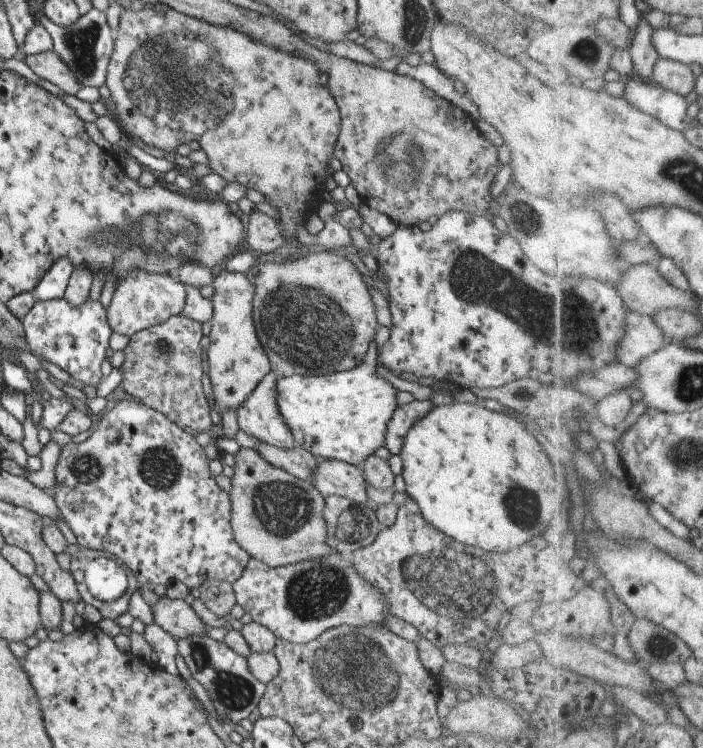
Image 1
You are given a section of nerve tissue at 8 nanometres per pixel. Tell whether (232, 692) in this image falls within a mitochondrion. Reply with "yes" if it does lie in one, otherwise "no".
yes

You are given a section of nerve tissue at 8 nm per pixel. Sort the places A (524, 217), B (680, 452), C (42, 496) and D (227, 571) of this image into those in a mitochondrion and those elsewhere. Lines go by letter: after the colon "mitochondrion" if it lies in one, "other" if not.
A: mitochondrion
B: mitochondrion
C: other
D: other

